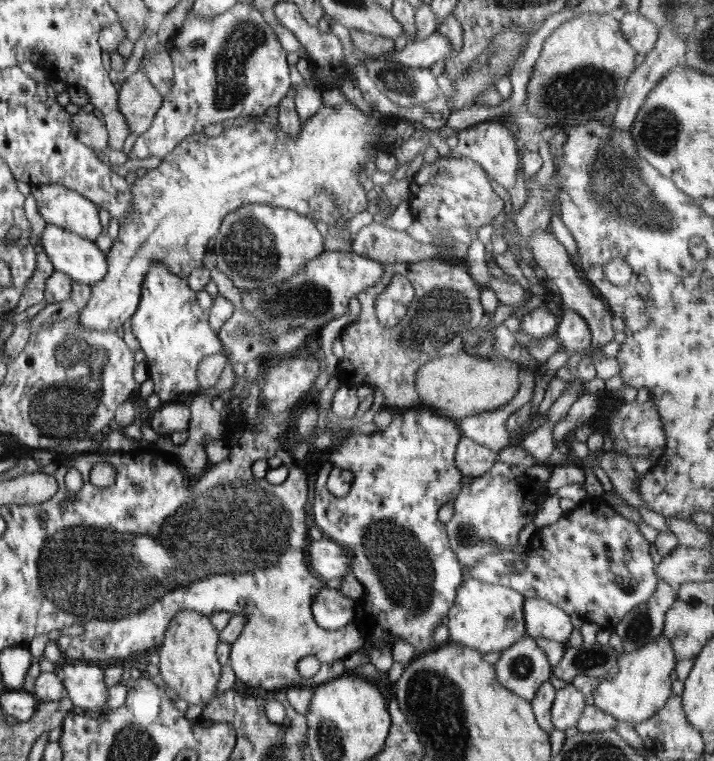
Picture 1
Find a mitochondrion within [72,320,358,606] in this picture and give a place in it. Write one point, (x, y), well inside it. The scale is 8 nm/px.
(229, 529)

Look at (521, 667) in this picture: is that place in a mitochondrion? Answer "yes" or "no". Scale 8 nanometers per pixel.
yes

